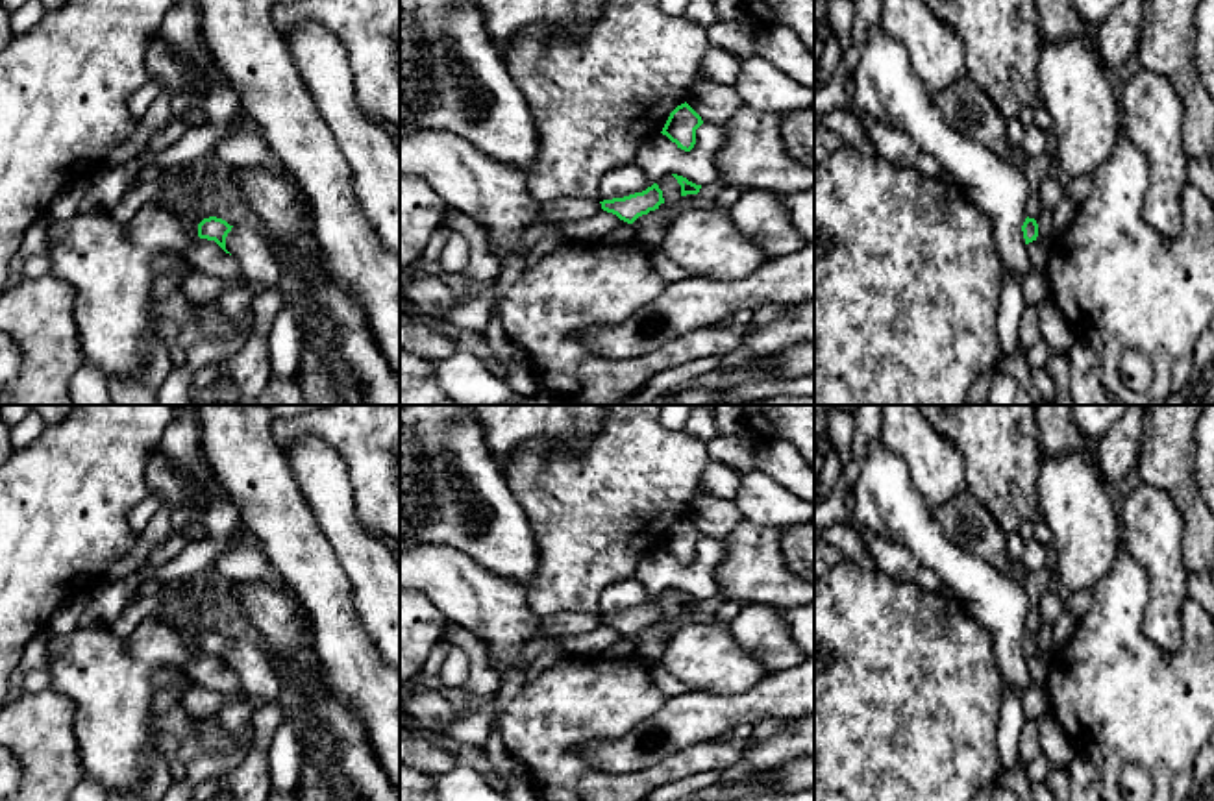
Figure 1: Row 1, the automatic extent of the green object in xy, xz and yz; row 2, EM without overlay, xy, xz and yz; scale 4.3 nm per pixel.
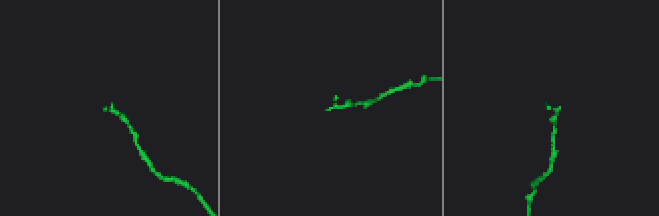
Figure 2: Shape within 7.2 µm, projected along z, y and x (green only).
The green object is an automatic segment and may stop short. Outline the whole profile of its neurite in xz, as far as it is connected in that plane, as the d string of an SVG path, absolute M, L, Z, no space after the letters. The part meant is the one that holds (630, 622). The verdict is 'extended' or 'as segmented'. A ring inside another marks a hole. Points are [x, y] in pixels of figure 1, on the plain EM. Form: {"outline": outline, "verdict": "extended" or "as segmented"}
{"outline": "M653 598L642 607L635 607L624 612L603 614L600 618L603 625L616 629L627 638L633 638L638 631L659 623L659 620L664 618L664 612L659 599Z", "verdict": "as segmented"}

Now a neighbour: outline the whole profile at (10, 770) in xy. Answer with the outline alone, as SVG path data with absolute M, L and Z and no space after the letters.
M0 747L0 801L9 801L20 788L22 768L17 757Z

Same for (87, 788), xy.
M85 777L72 790L68 801L109 801L105 788L91 777Z

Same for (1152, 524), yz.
M1140 481L1127 490L1120 520L1121 549L1149 579L1142 631L1162 653L1175 655L1183 646L1181 605L1188 598L1181 509L1166 490Z

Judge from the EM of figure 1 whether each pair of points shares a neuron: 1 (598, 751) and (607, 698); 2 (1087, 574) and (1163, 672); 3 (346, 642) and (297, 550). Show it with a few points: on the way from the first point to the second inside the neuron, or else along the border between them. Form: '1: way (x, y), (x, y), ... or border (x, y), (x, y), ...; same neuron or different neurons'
1: border (639, 722), (617, 739), (587, 740), (574, 751); different neurons
2: border (1120, 550), (1113, 568), (1092, 589); different neurons
3: way (334, 620), (326, 592), (313, 572); same neuron

